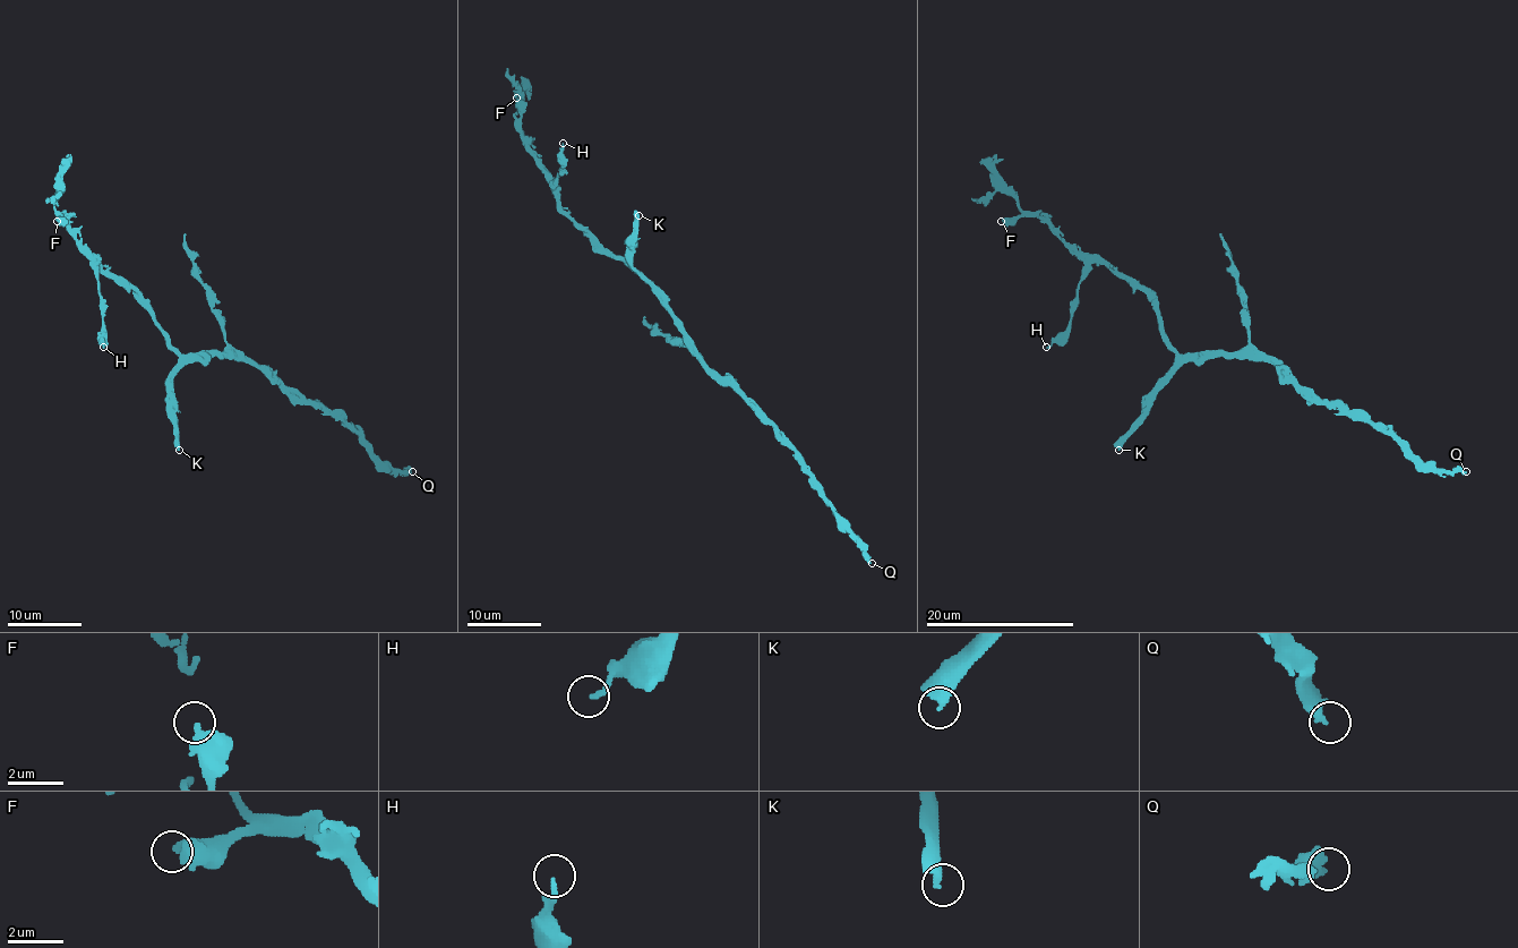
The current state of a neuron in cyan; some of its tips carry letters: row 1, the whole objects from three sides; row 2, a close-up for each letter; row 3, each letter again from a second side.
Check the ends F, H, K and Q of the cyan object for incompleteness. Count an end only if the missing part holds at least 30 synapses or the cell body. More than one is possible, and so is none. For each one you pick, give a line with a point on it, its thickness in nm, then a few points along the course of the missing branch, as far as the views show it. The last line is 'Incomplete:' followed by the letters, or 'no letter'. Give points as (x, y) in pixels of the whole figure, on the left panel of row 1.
K: at (179, 450); 340 nm thick
Incomplete: K

